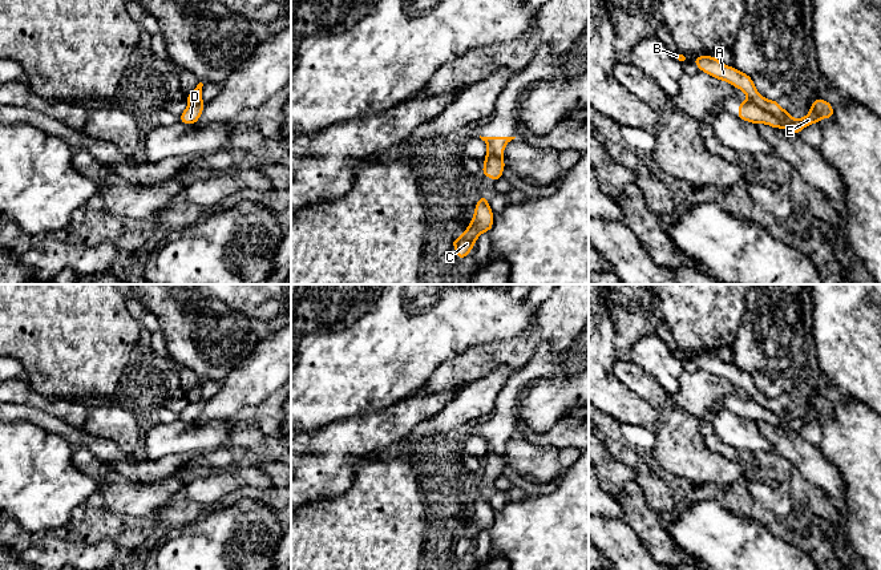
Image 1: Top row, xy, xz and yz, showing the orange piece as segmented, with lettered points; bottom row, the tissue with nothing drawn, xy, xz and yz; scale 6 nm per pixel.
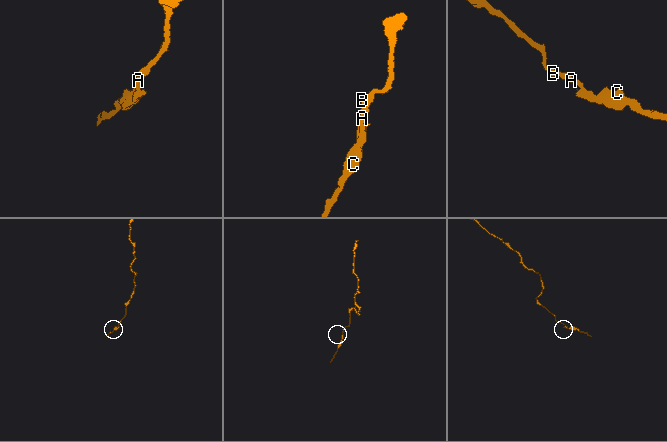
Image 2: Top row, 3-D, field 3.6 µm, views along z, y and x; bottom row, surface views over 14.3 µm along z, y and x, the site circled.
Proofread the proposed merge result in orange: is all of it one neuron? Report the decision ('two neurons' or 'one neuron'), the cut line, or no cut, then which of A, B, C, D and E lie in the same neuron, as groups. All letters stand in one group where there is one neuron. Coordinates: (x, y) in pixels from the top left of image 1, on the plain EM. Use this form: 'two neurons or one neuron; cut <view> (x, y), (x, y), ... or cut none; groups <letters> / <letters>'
two neurons; cut yz (750, 397), (783, 420), (792, 417); groups A B / C D E

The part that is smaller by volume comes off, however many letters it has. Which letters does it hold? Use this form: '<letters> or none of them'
C, D, E

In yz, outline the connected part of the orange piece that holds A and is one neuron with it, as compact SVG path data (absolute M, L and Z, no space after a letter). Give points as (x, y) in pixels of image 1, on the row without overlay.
M708 352L695 355L692 360L698 363L700 369L704 369L720 379L727 379L732 384L743 388L748 393L749 399L779 416L783 421L789 421L793 417L789 408L784 408L775 397L765 397L757 389L751 373L734 364L728 364Z

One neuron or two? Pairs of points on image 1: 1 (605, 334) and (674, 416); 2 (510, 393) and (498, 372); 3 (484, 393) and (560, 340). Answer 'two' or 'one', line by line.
1: two
2: two
3: two

